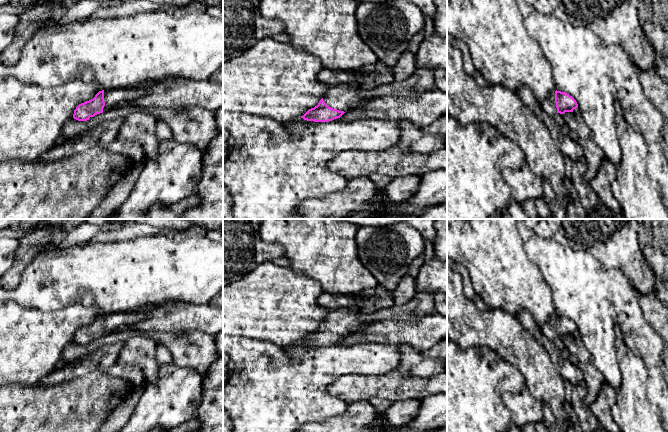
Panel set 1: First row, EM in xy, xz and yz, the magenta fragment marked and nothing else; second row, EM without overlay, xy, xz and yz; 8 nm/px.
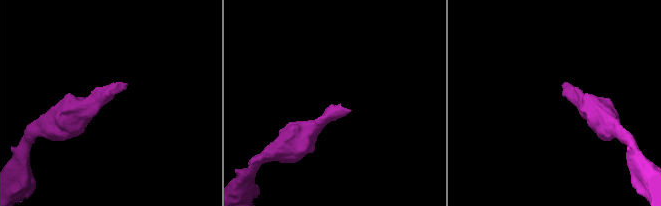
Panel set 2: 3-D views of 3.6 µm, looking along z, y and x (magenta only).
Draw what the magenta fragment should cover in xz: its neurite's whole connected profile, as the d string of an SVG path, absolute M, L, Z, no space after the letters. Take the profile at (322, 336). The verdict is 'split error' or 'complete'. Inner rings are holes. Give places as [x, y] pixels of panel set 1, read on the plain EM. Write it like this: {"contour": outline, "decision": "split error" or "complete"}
{"contour": "M339 308L330 311L318 329L309 333L301 342L307 345L328 346L340 342L346 335L360 331L376 321L361 319L358 309Z", "decision": "split error"}

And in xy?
{"contour": "M141 308L135 311L99 315L93 323L76 331L73 342L78 345L87 345L91 341L109 335L118 329L141 322L149 315L148 313L143 313Z", "decision": "split error"}

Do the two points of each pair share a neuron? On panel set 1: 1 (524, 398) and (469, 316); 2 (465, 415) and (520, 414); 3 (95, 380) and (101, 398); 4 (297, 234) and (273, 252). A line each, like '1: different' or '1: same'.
1: different
2: different
3: same
4: different

